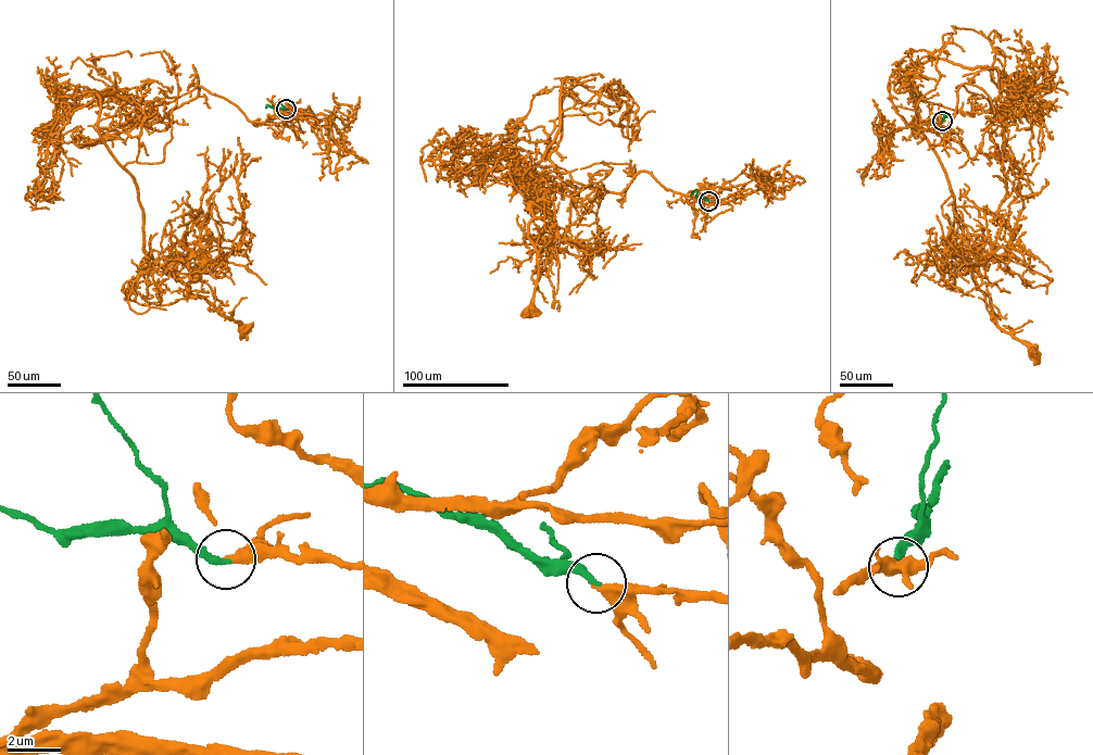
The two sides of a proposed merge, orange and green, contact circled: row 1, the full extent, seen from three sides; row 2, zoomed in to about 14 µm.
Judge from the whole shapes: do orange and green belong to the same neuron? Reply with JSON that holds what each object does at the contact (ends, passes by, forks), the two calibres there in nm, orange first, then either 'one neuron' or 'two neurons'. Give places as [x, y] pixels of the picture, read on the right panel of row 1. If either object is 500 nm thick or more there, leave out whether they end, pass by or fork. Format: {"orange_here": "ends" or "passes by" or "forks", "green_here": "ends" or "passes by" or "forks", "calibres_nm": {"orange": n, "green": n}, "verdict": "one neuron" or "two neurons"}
{"orange_here": "ends", "green_here": "ends", "calibres_nm": {"orange": 420, "green": 260}, "verdict": "one neuron"}

